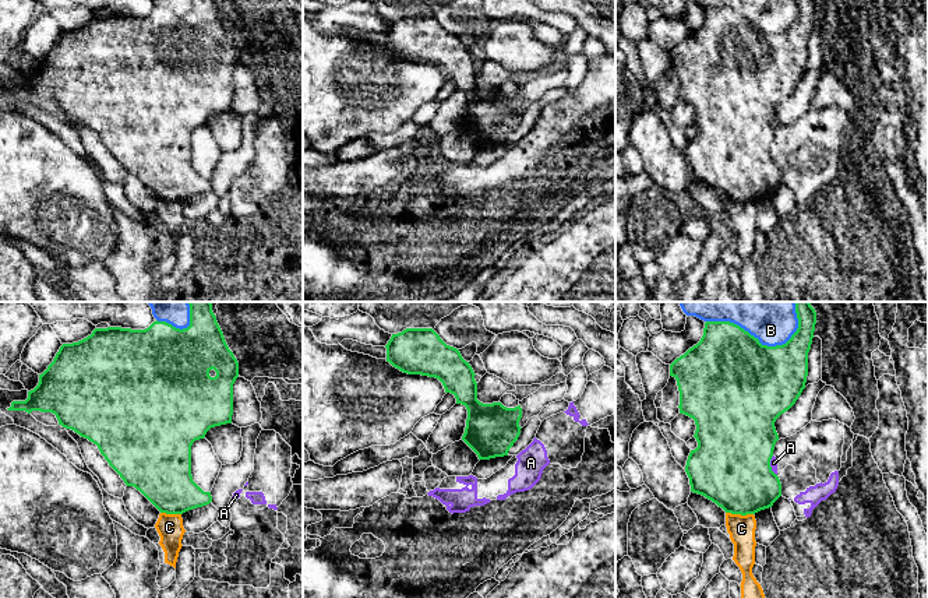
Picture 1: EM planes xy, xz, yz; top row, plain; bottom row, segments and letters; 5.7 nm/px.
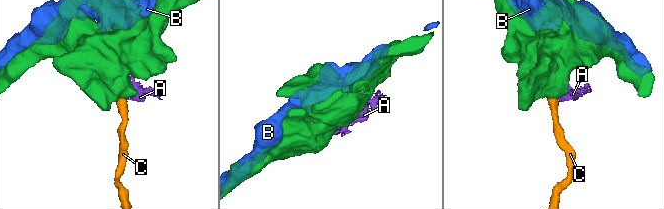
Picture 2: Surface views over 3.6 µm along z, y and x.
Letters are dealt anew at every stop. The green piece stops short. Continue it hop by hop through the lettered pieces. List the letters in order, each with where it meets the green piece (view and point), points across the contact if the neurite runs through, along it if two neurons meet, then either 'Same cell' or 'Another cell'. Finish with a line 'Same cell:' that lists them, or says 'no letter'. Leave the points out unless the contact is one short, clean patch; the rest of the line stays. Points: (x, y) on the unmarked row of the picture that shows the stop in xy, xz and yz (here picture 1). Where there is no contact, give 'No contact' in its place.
A: Touches green at yz (769, 152). Boundary: yz (772, 143), (771, 152), (776, 162). Another cell
B: Touches green at yz (752, 23). Another cell
C: Touches green at yz (740, 200). Boundary: yz (726, 199), (752, 201). Another cell
Same cell: no letter

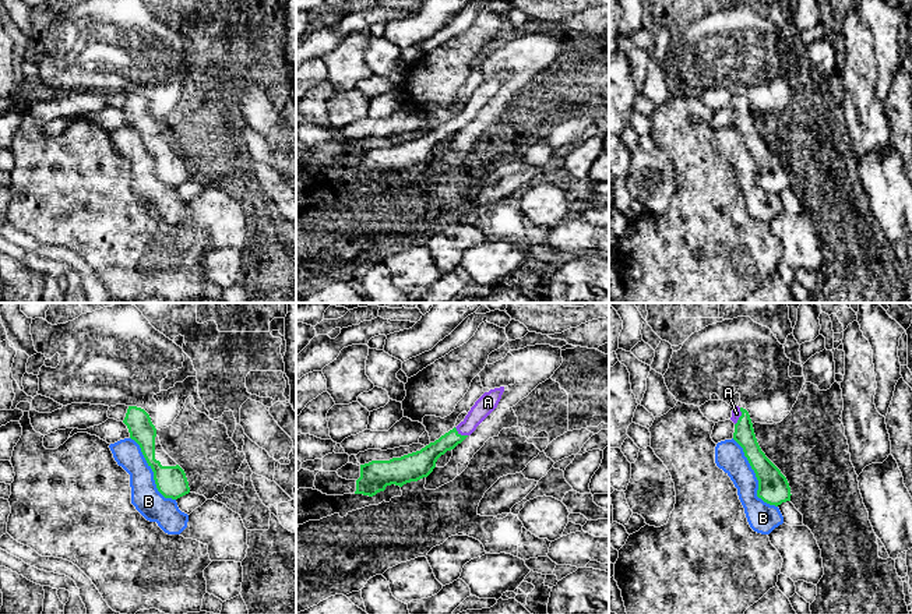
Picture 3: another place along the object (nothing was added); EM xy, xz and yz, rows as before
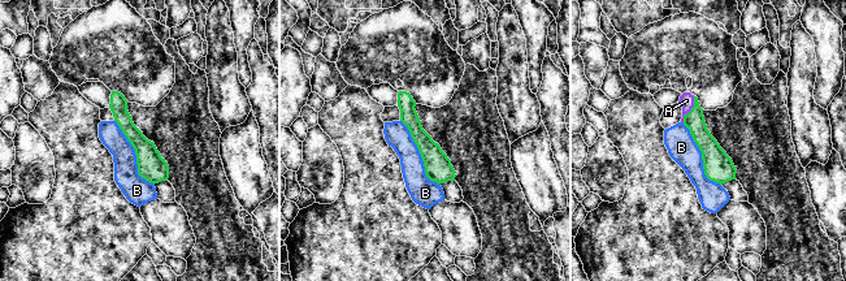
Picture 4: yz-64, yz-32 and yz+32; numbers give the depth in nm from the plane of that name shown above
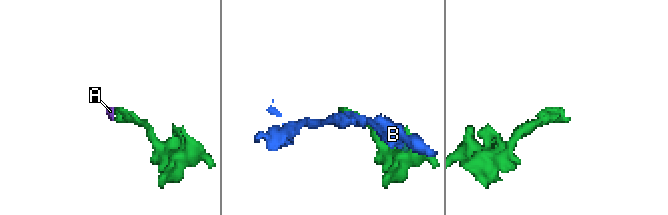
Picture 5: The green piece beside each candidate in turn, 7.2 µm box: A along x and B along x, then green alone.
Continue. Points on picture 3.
A: Touches green at yz (740, 103). Same cell
B: Touches green at yz (756, 163). Another cell
Same cell: A

